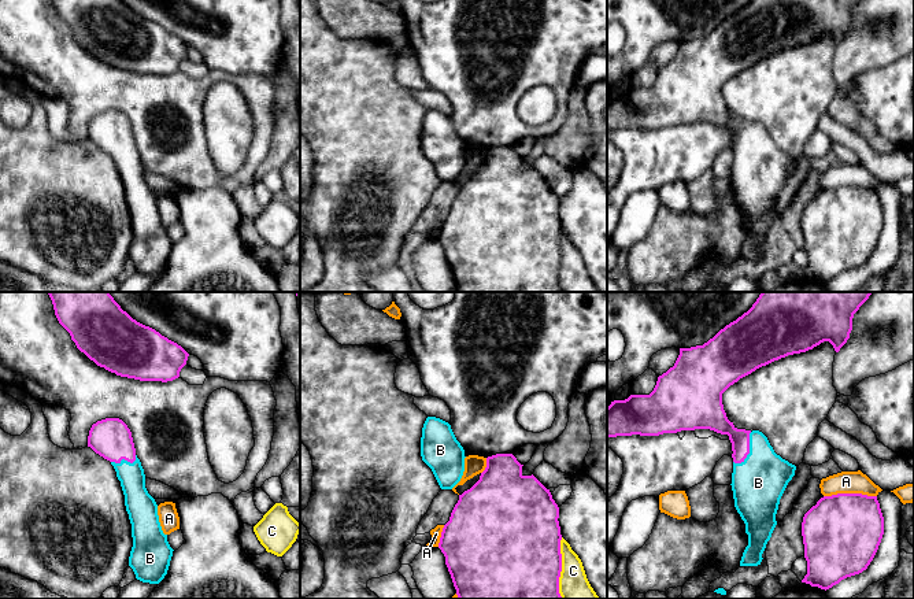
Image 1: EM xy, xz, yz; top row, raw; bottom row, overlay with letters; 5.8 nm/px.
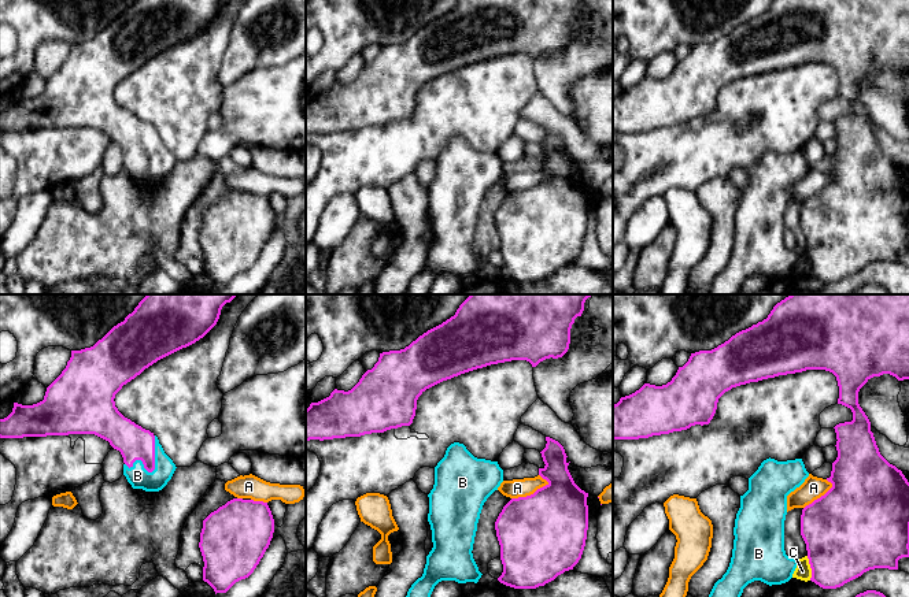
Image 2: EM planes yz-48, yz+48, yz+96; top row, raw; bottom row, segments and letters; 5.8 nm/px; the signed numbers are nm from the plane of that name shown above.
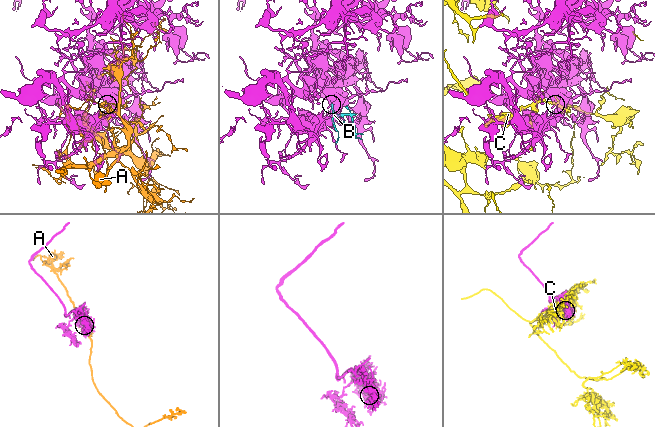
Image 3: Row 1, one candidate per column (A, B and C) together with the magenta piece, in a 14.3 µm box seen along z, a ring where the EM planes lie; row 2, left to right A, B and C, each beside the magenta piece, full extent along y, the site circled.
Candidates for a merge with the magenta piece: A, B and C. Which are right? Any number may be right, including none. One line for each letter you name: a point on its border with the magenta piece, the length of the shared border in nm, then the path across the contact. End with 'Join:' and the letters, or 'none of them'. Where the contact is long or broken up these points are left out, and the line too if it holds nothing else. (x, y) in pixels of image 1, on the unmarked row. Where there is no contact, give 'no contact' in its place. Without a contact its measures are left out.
B: meets magenta in yz at (748, 143); contact 220 nm long; runs through yz (717, 114), (726, 119), (748, 143), (758, 163), (758, 176)
Join: B

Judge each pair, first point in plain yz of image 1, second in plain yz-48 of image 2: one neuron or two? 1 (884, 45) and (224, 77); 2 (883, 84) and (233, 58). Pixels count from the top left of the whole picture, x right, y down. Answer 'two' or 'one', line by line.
1: one
2: two

